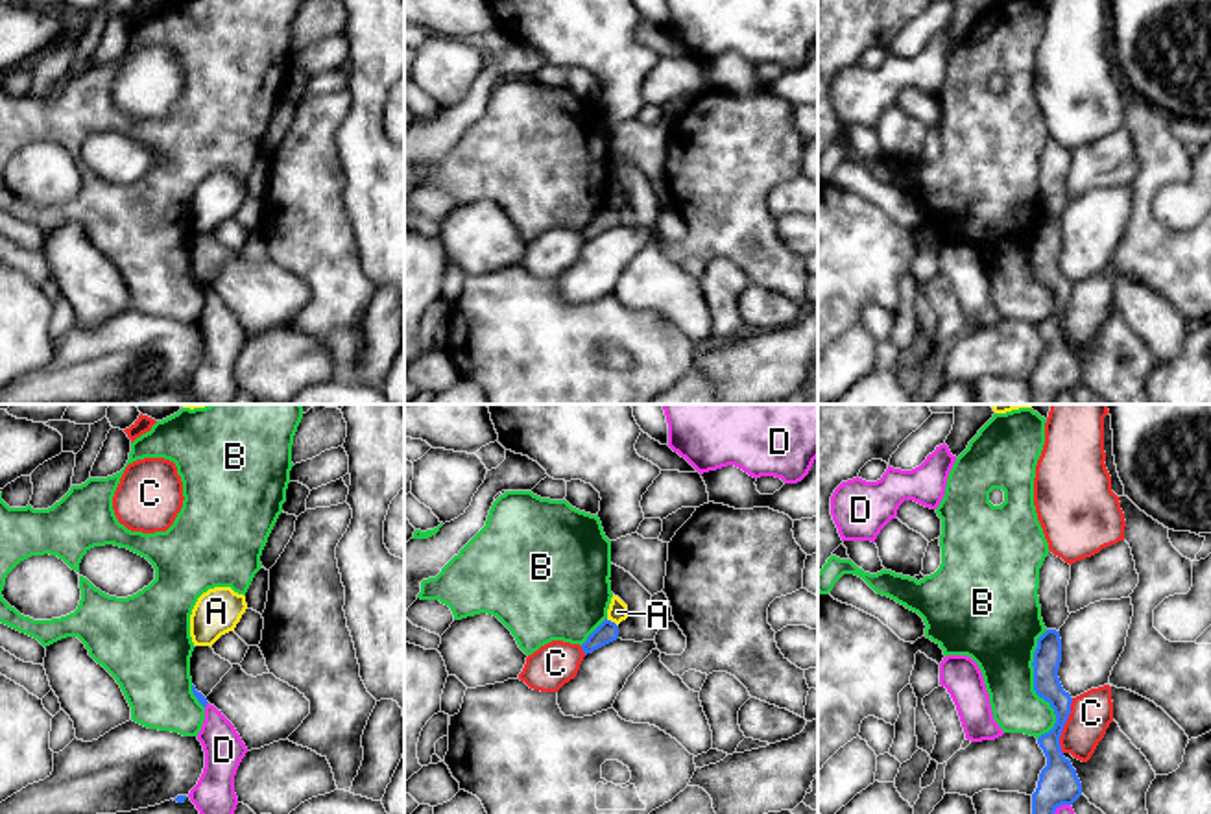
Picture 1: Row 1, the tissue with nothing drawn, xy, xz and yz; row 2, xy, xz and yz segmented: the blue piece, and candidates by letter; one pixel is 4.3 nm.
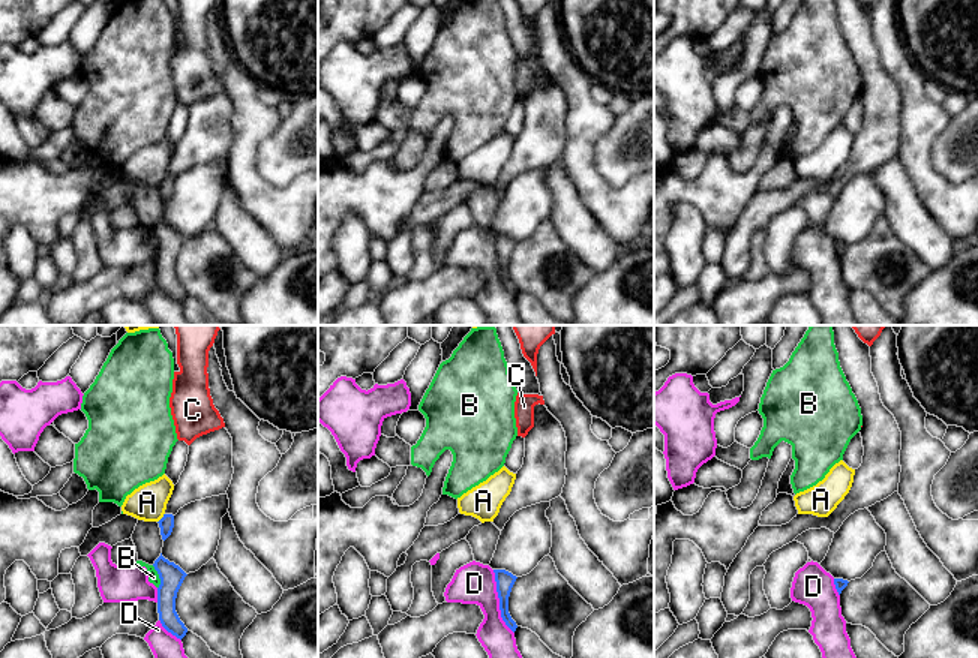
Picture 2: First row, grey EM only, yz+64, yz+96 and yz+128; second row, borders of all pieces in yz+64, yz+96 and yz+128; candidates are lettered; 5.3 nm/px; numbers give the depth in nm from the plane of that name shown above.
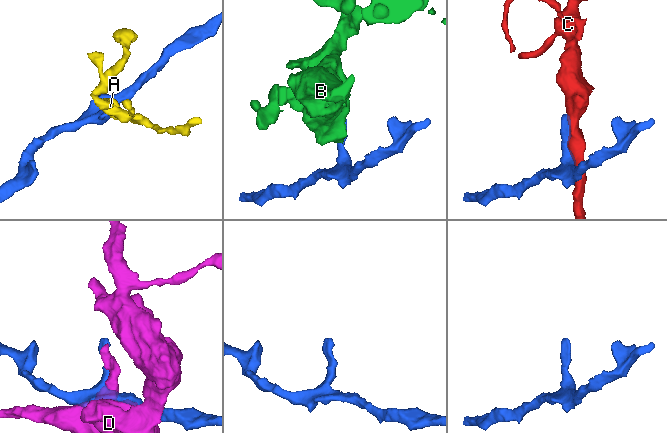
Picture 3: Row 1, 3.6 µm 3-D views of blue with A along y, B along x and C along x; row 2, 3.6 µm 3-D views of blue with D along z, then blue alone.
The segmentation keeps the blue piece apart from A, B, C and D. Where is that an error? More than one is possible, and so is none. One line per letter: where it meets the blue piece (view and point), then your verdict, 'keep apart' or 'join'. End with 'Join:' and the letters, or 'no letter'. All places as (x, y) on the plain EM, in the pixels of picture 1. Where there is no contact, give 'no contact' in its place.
A: meets blue in xz at (610, 207); keep apart
B: meets blue in yz at (1034, 274); keep apart
C: meets blue in yz at (1064, 311); keep apart
D: meets blue in yz at (1058, 392); keep apart
Join: no letter

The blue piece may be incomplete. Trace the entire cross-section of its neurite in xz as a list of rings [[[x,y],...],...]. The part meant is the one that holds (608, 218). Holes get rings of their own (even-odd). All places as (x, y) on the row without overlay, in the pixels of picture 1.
[[[604,207],[582,231],[583,240],[593,240],[594,236],[618,225],[618,212],[611,207]]]

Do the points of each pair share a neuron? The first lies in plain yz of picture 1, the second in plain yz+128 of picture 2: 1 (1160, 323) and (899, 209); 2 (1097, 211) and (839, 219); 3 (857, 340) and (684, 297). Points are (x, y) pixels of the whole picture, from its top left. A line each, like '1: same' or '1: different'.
1: same
2: same
3: different

